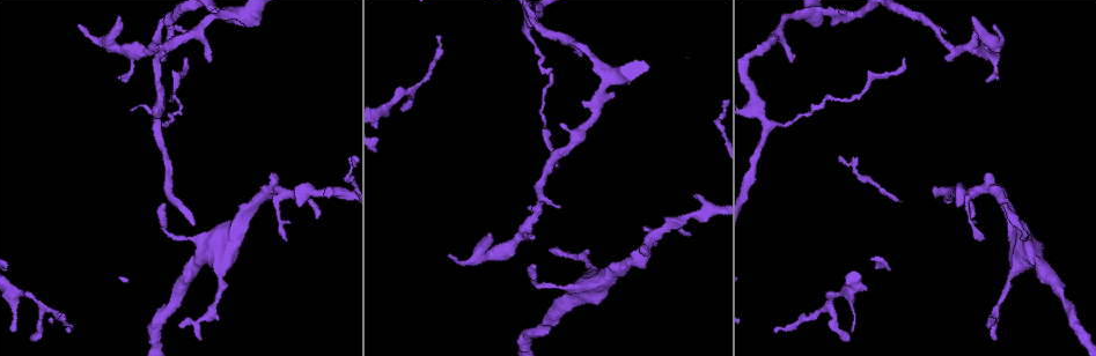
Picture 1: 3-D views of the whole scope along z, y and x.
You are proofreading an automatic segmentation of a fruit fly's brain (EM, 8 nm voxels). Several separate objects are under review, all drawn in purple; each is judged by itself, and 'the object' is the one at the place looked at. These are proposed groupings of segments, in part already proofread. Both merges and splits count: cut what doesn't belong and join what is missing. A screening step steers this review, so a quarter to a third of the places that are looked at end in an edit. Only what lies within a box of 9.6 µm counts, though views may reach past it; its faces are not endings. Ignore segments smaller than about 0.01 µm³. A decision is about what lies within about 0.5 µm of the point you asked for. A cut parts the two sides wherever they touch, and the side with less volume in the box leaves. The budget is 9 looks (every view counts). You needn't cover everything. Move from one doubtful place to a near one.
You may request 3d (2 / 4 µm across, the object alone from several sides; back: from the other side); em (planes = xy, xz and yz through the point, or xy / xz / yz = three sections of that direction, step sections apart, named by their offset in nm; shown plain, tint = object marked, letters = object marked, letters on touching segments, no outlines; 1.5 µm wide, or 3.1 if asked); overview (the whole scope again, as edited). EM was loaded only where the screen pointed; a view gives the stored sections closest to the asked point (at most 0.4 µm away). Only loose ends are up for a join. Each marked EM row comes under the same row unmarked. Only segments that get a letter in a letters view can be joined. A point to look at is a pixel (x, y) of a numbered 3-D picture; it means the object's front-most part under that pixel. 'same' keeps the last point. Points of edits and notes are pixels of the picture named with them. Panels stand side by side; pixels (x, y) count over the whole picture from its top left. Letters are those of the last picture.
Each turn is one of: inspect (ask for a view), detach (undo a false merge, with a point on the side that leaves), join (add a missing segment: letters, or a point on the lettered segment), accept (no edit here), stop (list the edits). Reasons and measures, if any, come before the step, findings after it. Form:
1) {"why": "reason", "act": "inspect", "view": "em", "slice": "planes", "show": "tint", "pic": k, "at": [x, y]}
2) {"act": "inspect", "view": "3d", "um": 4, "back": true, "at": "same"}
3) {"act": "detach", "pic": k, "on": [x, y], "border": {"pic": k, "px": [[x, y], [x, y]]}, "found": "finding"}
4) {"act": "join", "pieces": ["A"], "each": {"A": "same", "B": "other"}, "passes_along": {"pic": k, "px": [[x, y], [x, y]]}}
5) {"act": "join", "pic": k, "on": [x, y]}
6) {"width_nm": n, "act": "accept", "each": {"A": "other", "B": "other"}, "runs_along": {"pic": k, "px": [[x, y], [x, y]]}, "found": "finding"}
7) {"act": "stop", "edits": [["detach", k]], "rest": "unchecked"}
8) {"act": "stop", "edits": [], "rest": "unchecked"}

{"act": "inspect", "view": "3d", "um": 4, "pic": 1, "at": [385, 107]}

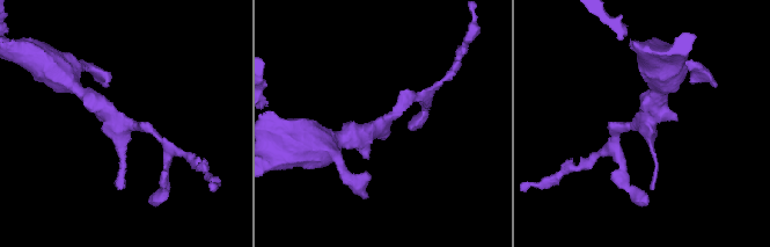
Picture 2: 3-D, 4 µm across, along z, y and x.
{"why": "shape alone is not enough", "act": "inspect", "view": "em", "slice": "planes", "show": "letters", "pic": 2, "at": [123, 127]}

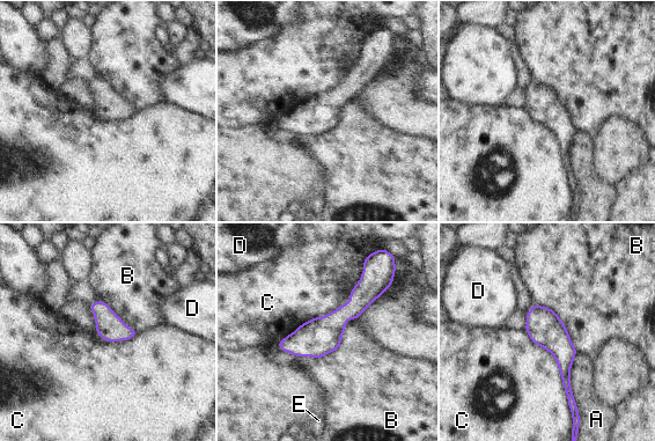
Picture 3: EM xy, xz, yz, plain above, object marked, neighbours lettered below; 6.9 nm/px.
{"act": "accept", "each": {"A": "other", "B": "other", "C": "other", "D": "other", "E": "other"}, "border": {"pic": 3, "px": [[534, 303], [556, 313], [578, 351]]}, "found": "all the same neuron"}

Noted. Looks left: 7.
{"why": "free end", "act": "inspect", "view": "em", "slice": "planes", "show": "letters", "pic": 1, "at": [578, 54]}

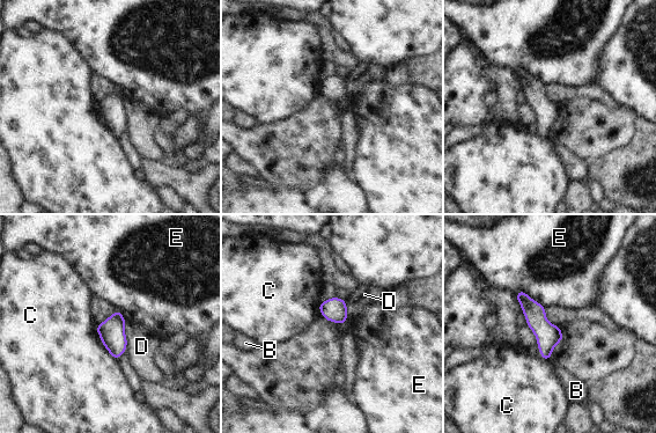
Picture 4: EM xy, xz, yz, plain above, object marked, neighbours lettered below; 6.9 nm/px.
{"longest_contact_nm": ["E", 240], "act": "accept", "each": {"B": "other", "C": "other", "D": "other", "E": "other"}, "border": {"pic": 4, "px": [[124, 321], [125, 352]]}, "found": "no lettered segment goes on from it"}

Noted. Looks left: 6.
{"why": "branch stops here", "act": "inspect", "view": "3d", "um": 2, "pic": 1, "at": [696, 193]}

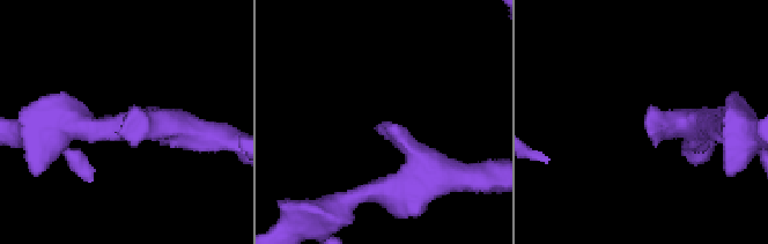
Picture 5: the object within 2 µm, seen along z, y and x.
{"arm_widths_nm": [260, 280], "why": "now the EM", "act": "inspect", "view": "em", "slice": "xz", "step": 4, "show": "tint", "pic": 5, "at": [124, 136]}

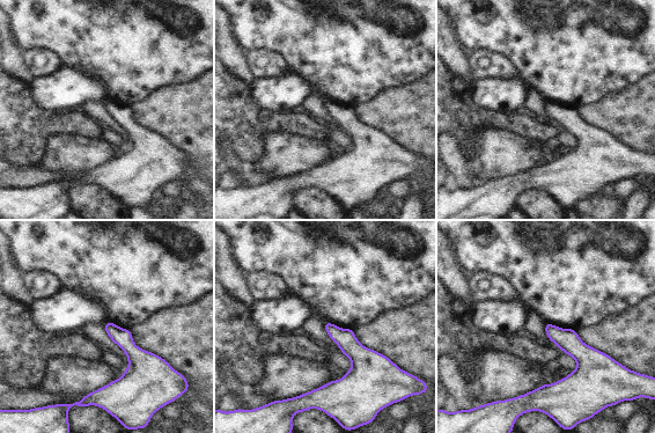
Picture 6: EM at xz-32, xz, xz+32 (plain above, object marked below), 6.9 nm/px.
{"act": "inspect", "view": "em", "slice": "planes", "show": "letters", "at": "same"}

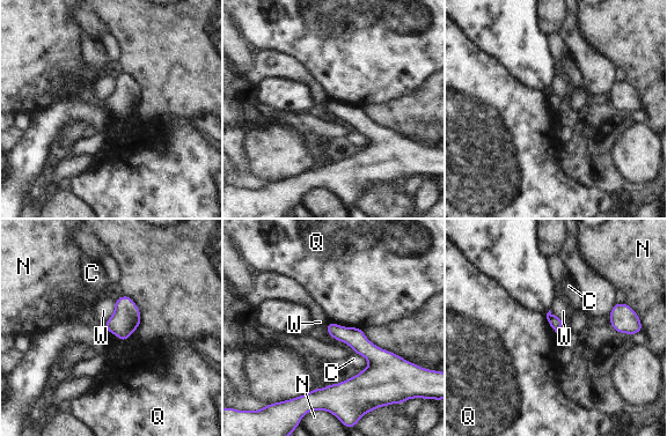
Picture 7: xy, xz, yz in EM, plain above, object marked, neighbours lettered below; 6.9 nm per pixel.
{"act": "accept", "each": {"C": "other", "N": "other", "Q": "other", "W": "other"}, "border": {"pic": 7, "px": [[329, 322], [361, 330]]}, "found": "none of them fits"}

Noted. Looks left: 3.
{"why": "narrows sharply", "act": "inspect", "view": "em", "slice": "planes", "show": "letters", "pic": 1, "at": [588, 262]}

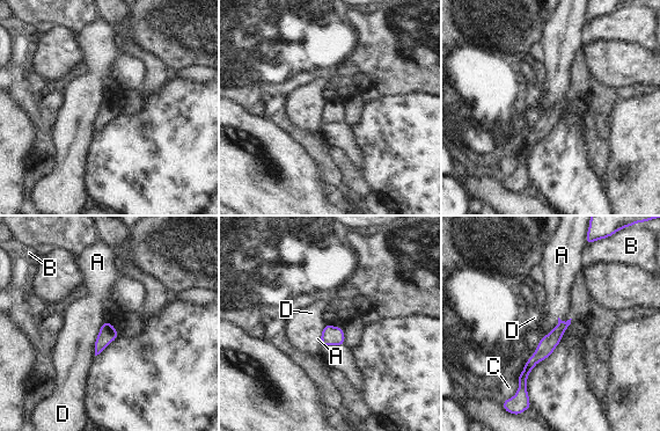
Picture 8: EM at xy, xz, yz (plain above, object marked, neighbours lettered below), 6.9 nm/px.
{"act": "accept", "each": {"A": "other", "B": "other", "C": "other", "D": "other"}, "runs_along": {"pic": 8, "px": [[564, 324], [530, 363], [522, 388]]}, "found": "all the same neuron"}

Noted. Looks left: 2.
{"act": "stop", "edits": [], "rest": "unchecked"}

